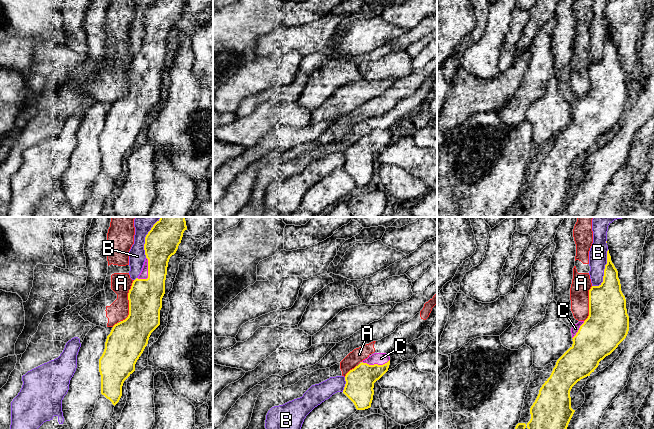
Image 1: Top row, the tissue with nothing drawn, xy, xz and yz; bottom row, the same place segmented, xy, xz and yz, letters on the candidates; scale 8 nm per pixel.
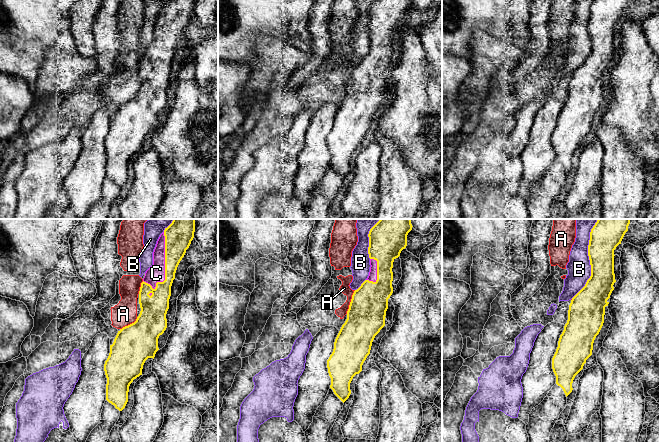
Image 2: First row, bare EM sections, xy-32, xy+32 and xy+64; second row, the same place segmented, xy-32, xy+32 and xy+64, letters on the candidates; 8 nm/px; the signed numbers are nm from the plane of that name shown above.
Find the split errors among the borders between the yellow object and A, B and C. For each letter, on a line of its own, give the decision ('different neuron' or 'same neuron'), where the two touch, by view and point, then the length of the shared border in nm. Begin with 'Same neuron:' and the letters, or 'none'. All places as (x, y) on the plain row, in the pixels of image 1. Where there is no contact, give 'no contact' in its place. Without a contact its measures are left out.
Same neuron: C
A: different neuron | xy (129, 77) | 360 nm
B: different neuron | yz (604, 47) | 320 nm
C: same neuron | xy (148, 48) | 200 nm

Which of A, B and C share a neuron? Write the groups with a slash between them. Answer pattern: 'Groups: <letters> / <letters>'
Groups: A / B / C

